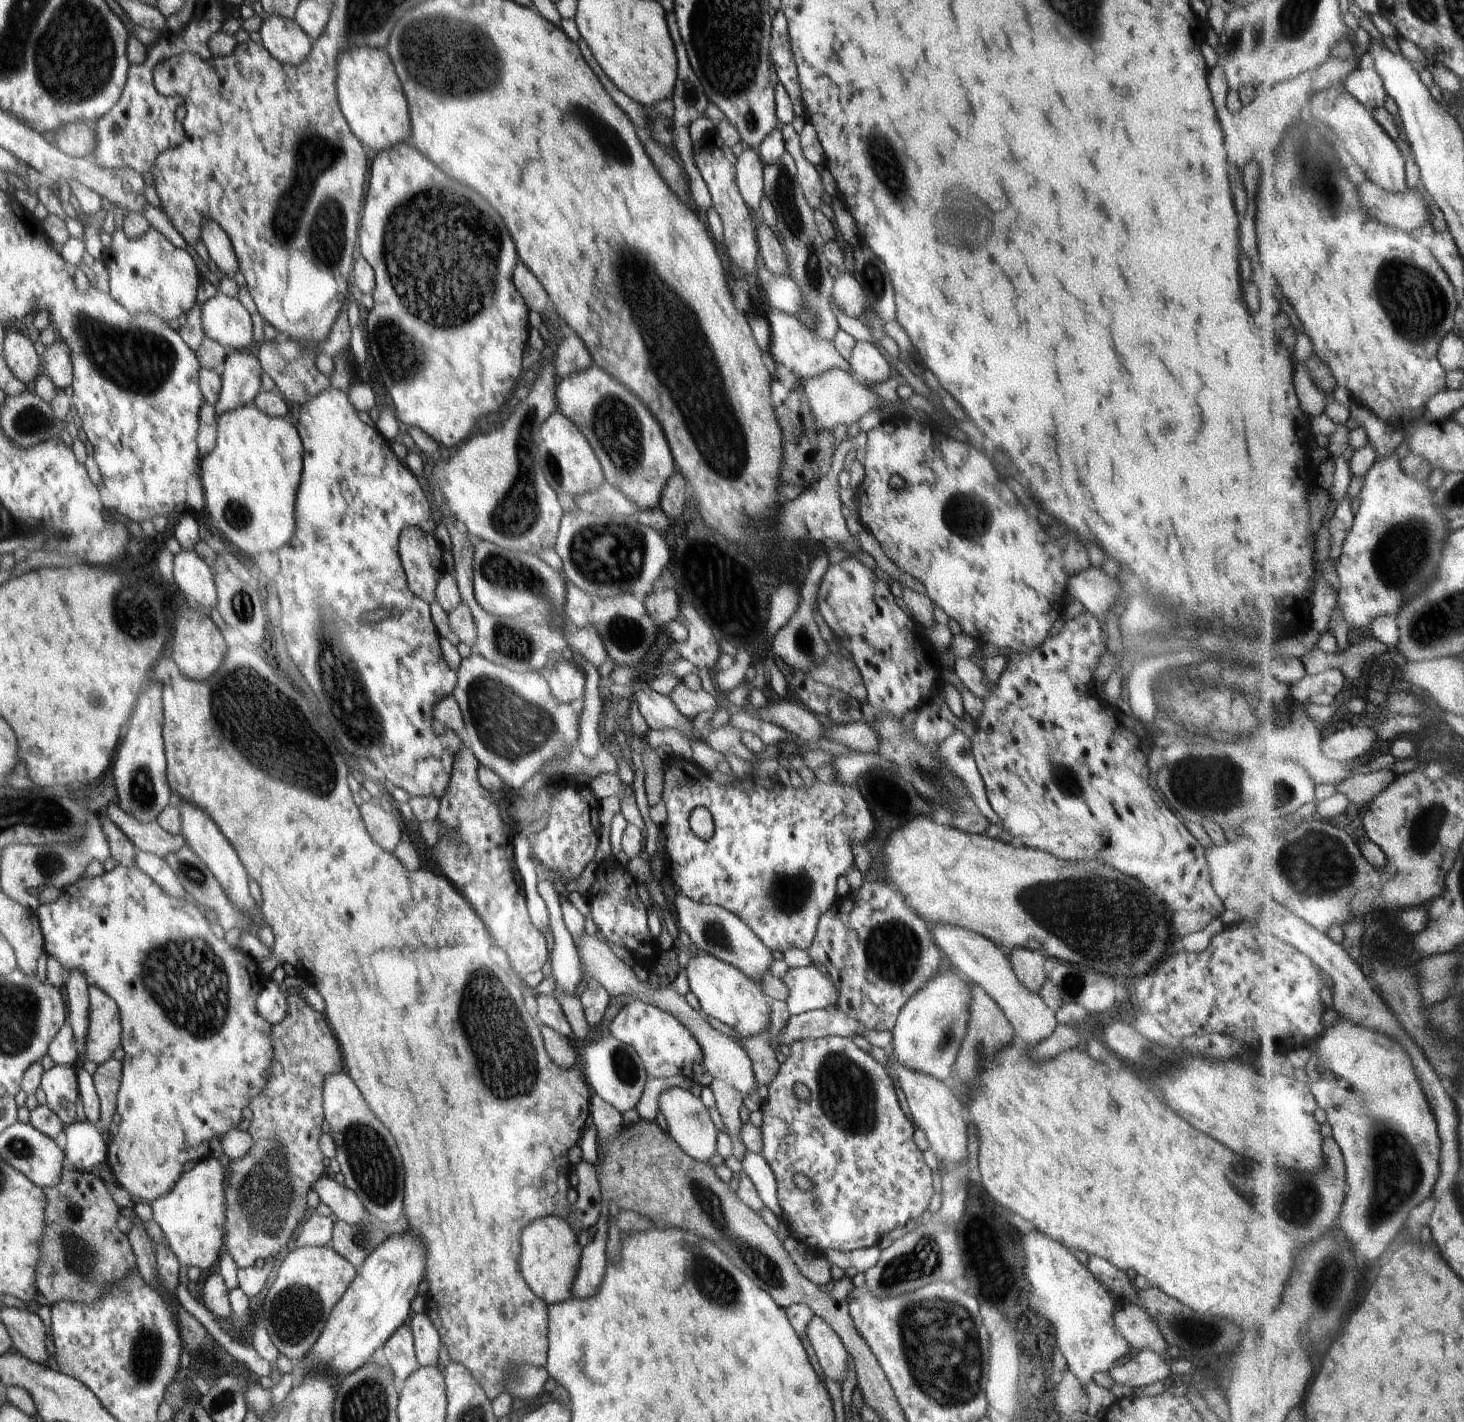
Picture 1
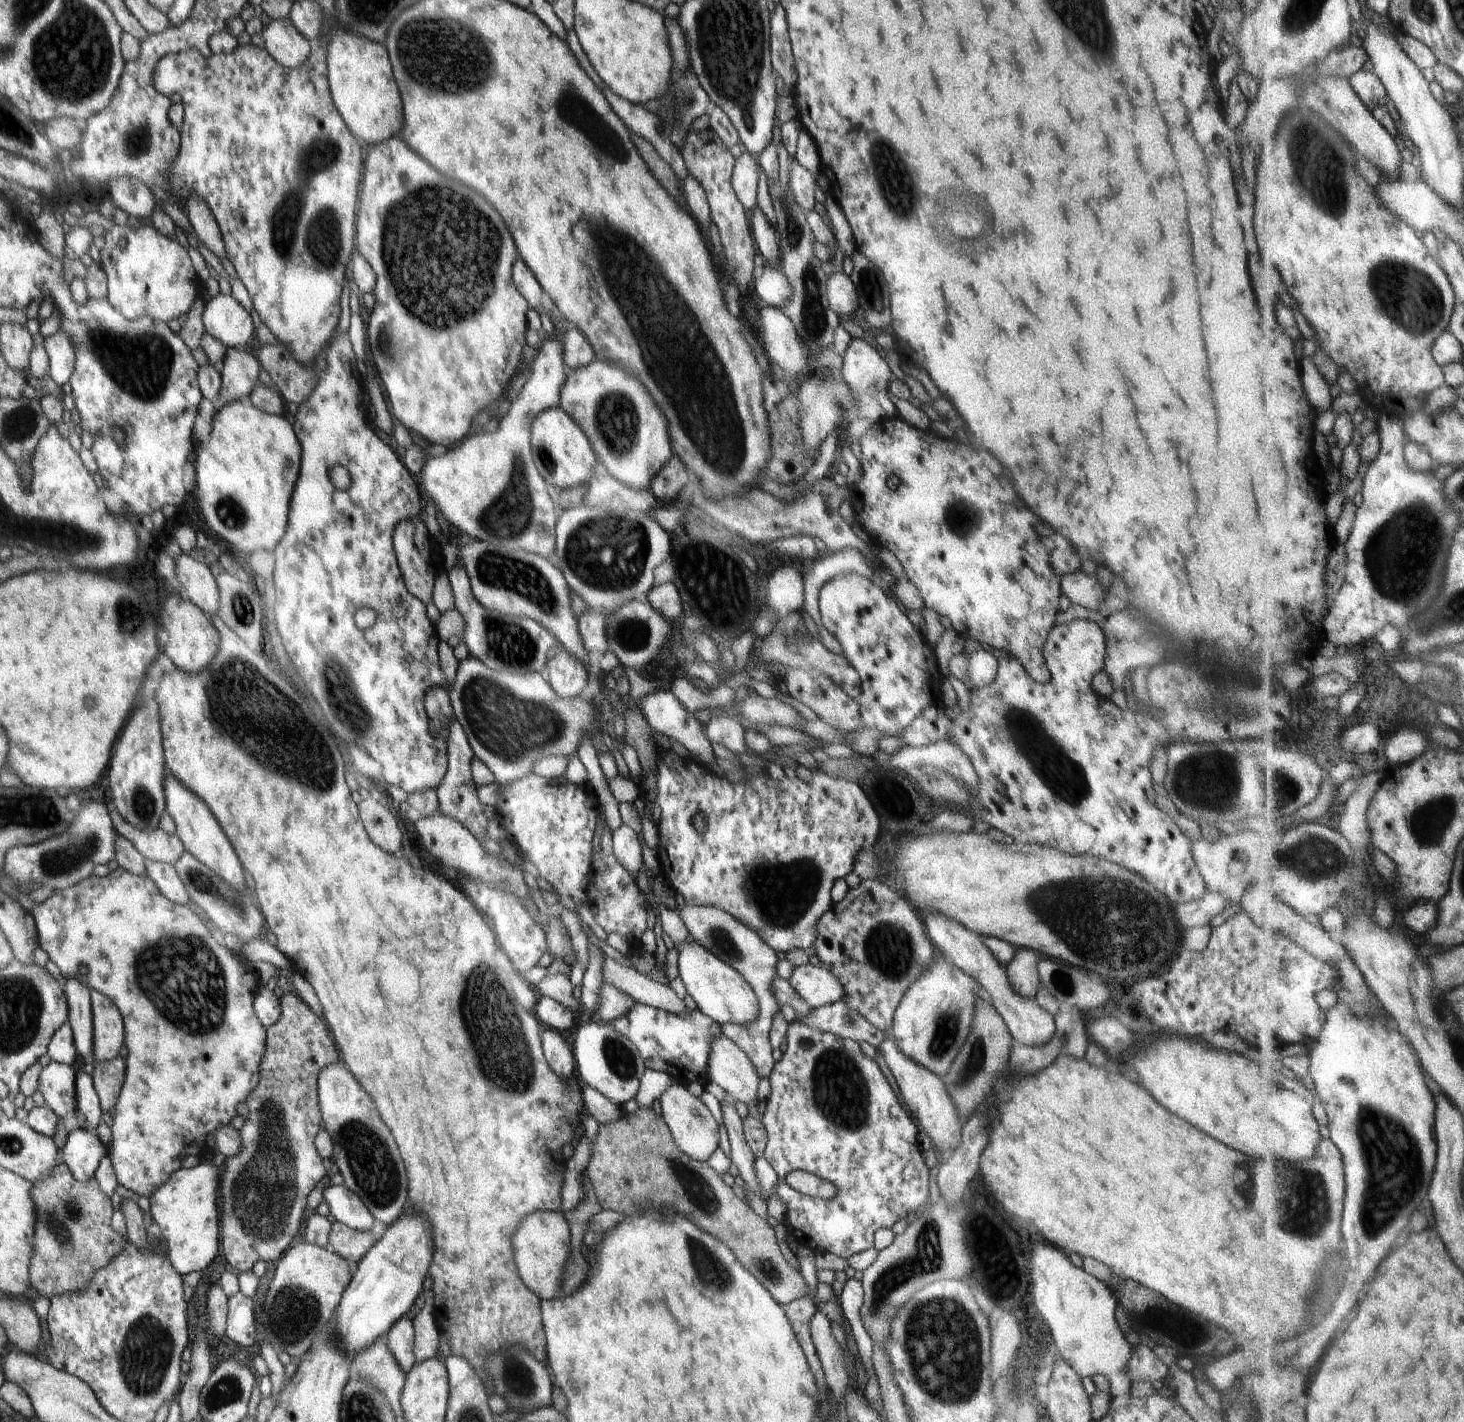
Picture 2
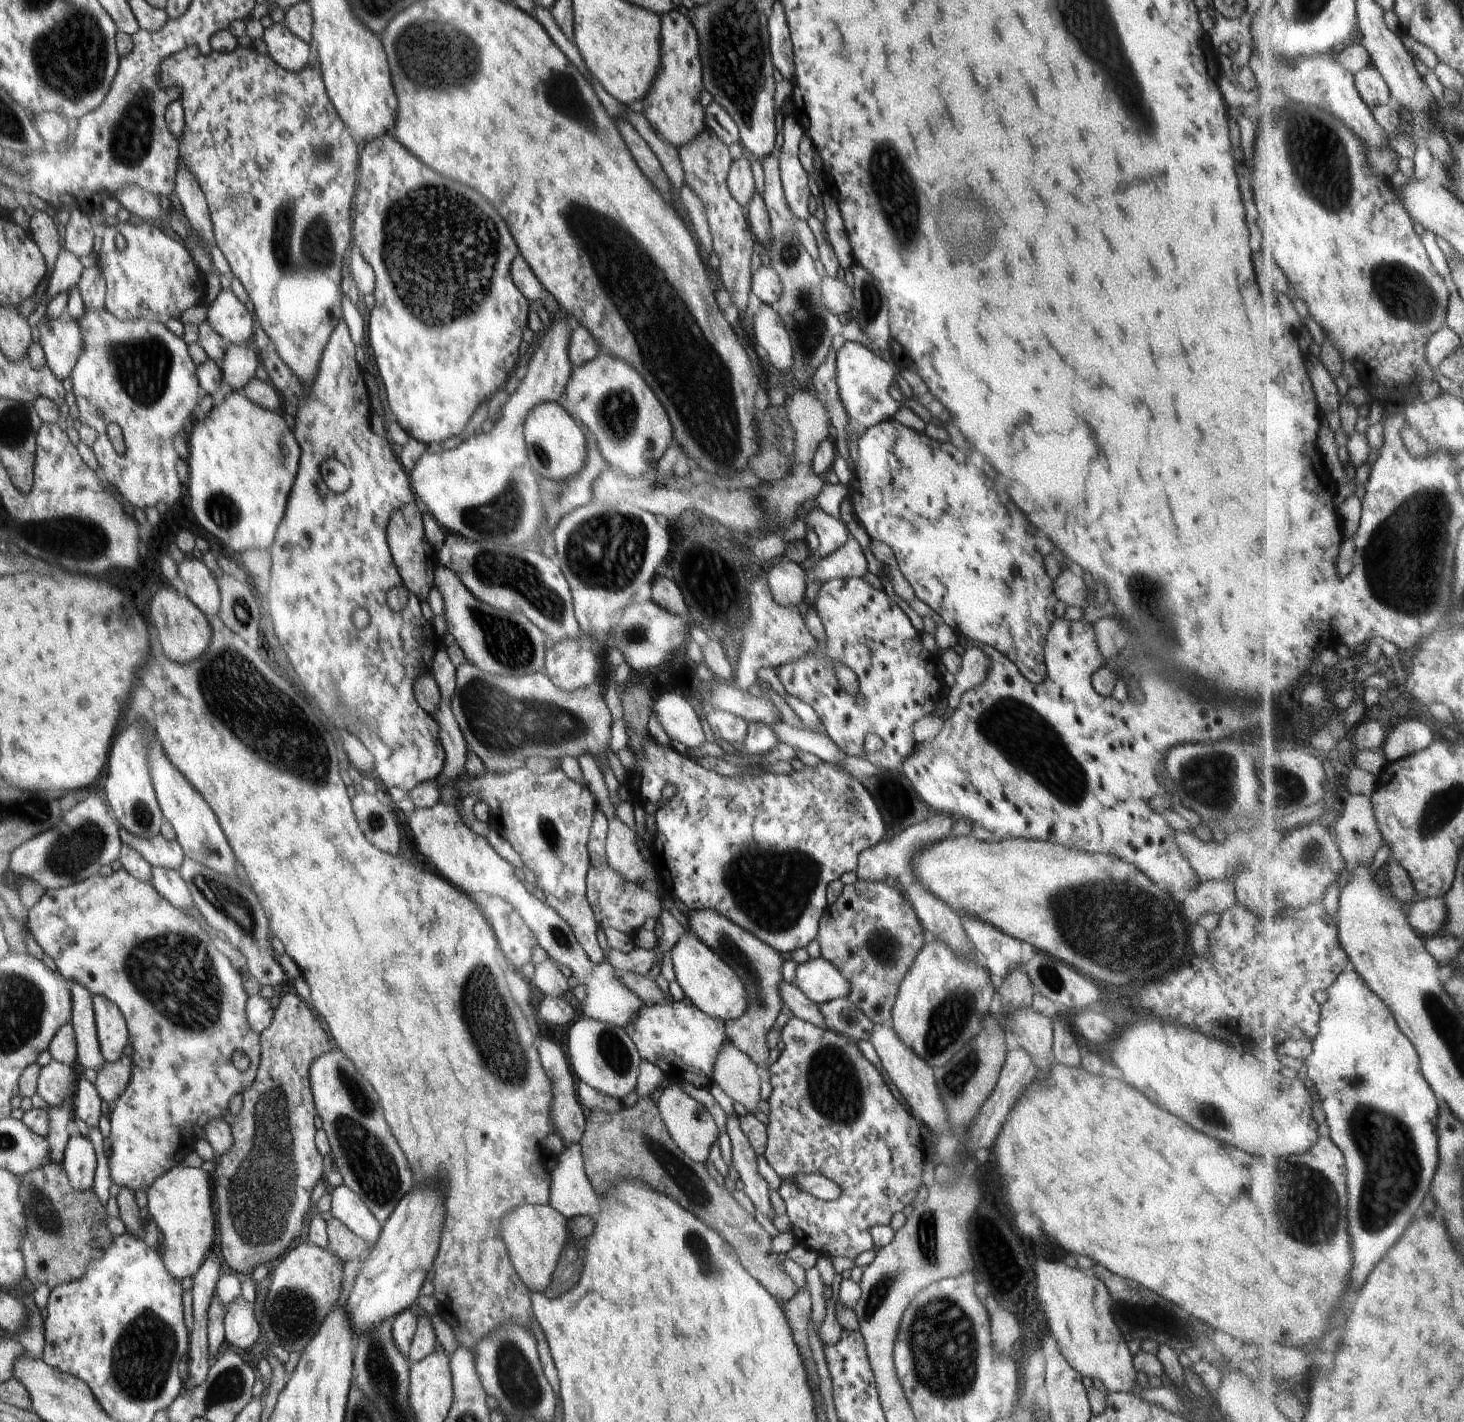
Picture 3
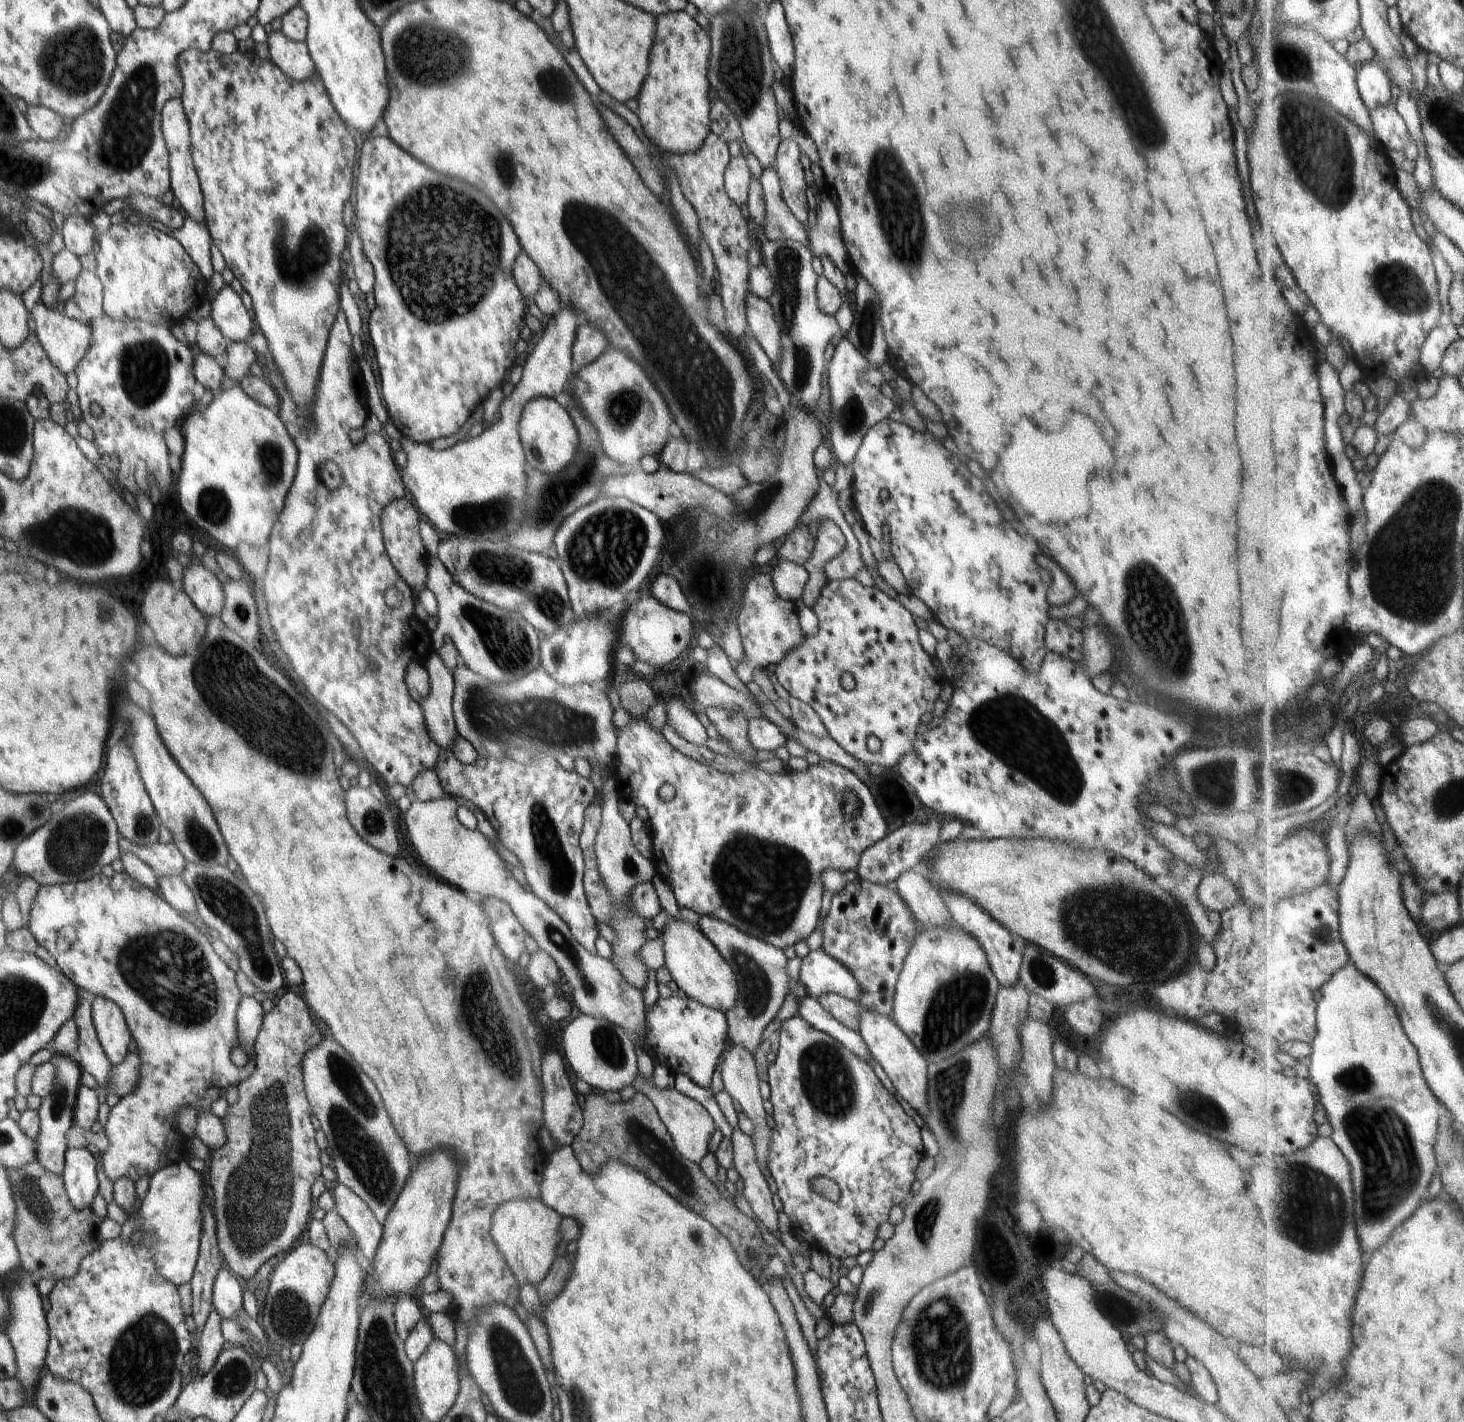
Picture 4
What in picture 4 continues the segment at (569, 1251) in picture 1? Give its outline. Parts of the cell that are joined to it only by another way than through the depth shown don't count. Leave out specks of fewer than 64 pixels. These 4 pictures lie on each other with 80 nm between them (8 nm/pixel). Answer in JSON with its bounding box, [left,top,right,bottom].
[491,1199,561,1286]

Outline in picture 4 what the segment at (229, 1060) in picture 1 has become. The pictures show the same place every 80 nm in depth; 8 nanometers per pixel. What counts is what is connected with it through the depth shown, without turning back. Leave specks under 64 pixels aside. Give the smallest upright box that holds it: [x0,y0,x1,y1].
[29,873,256,1184]

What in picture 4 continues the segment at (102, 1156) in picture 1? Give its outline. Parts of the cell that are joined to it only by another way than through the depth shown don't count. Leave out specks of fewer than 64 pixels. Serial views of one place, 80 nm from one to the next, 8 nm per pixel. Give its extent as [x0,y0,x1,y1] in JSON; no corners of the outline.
[62,1147,98,1209]

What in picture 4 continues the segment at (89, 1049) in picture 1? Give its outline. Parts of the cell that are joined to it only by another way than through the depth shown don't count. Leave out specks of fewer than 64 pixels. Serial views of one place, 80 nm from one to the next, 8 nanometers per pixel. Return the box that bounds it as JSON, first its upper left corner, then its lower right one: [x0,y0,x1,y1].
[90,996,132,1065]

